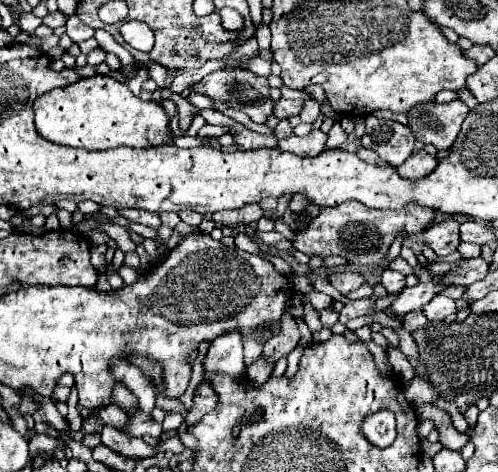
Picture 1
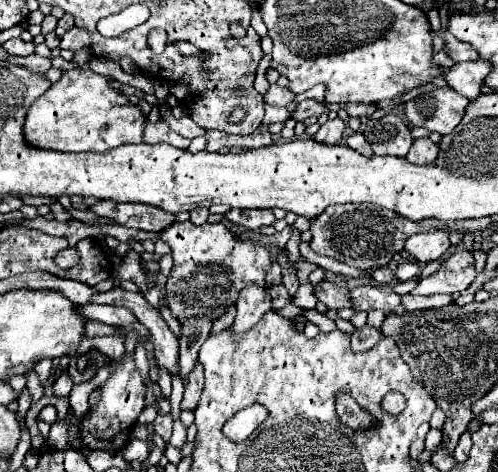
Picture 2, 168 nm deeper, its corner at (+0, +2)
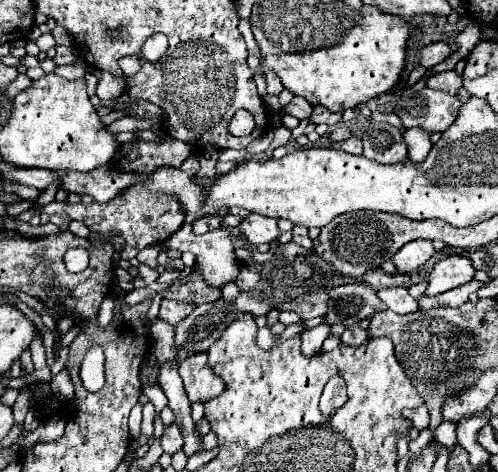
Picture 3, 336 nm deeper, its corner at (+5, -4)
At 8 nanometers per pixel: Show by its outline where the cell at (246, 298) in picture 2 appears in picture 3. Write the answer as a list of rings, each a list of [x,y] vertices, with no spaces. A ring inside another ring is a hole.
[[[242,266],[240,276],[236,278],[236,286],[240,292],[250,292],[256,288],[258,280],[260,280],[260,272],[254,266]]]

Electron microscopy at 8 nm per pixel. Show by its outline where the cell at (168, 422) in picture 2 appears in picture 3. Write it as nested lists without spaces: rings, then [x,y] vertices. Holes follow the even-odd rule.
[[[176,424],[166,426],[164,432],[162,432],[162,436],[158,440],[160,440],[164,452],[168,452],[168,454],[174,454],[176,450],[182,448],[182,434],[180,434],[180,430],[178,430]]]

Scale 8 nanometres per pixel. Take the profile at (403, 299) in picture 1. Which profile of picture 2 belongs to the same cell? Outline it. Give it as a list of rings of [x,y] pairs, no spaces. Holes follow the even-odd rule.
[[[457,250],[431,276],[421,278],[411,294],[459,294],[471,286],[475,276],[473,254]]]

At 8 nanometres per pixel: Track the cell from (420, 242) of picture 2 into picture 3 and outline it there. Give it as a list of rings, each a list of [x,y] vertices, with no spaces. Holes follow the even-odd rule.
[[[416,240],[416,242],[408,242],[408,246],[404,246],[404,250],[398,250],[394,254],[392,262],[396,264],[398,272],[406,274],[410,270],[422,268],[432,256],[434,256],[432,242],[428,242],[428,240]]]

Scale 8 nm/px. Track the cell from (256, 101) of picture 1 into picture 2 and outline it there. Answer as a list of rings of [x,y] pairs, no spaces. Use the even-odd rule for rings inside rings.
[[[271,84],[269,92],[265,94],[265,102],[273,104],[273,106],[287,106],[293,100],[295,100],[295,94],[291,90],[287,90],[287,88],[277,86],[277,84]]]

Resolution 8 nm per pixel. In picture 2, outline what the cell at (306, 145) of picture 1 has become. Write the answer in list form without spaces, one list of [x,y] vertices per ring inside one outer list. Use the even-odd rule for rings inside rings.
[[[335,118],[335,120],[327,120],[313,138],[323,144],[339,144],[339,140],[343,138],[343,132],[345,132],[345,122]]]

